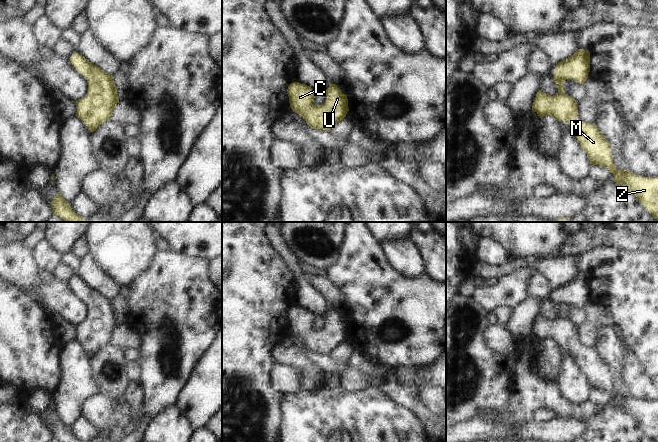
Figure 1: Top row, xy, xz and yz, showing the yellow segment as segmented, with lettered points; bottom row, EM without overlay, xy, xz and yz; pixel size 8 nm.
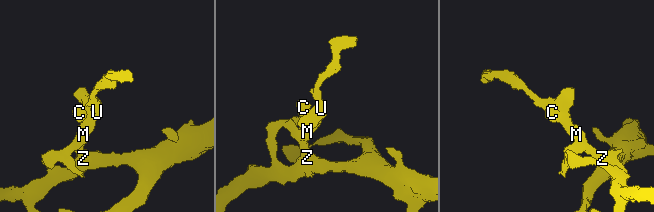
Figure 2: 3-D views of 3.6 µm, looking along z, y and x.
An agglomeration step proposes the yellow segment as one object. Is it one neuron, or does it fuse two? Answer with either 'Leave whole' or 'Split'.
Leave whole.

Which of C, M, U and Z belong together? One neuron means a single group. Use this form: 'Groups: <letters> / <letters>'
Groups: C M U Z

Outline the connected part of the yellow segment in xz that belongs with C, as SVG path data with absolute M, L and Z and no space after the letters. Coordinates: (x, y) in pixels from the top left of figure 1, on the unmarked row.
M293 306L288 310L287 318L293 336L301 339L311 352L330 355L346 341L348 332L347 319L335 309L329 307L325 315L327 324L322 329L313 329L317 316L311 311Z

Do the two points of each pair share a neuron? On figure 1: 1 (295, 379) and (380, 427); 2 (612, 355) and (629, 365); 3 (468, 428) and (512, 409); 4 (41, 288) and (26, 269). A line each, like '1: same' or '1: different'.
1: different
2: different
3: different
4: different

